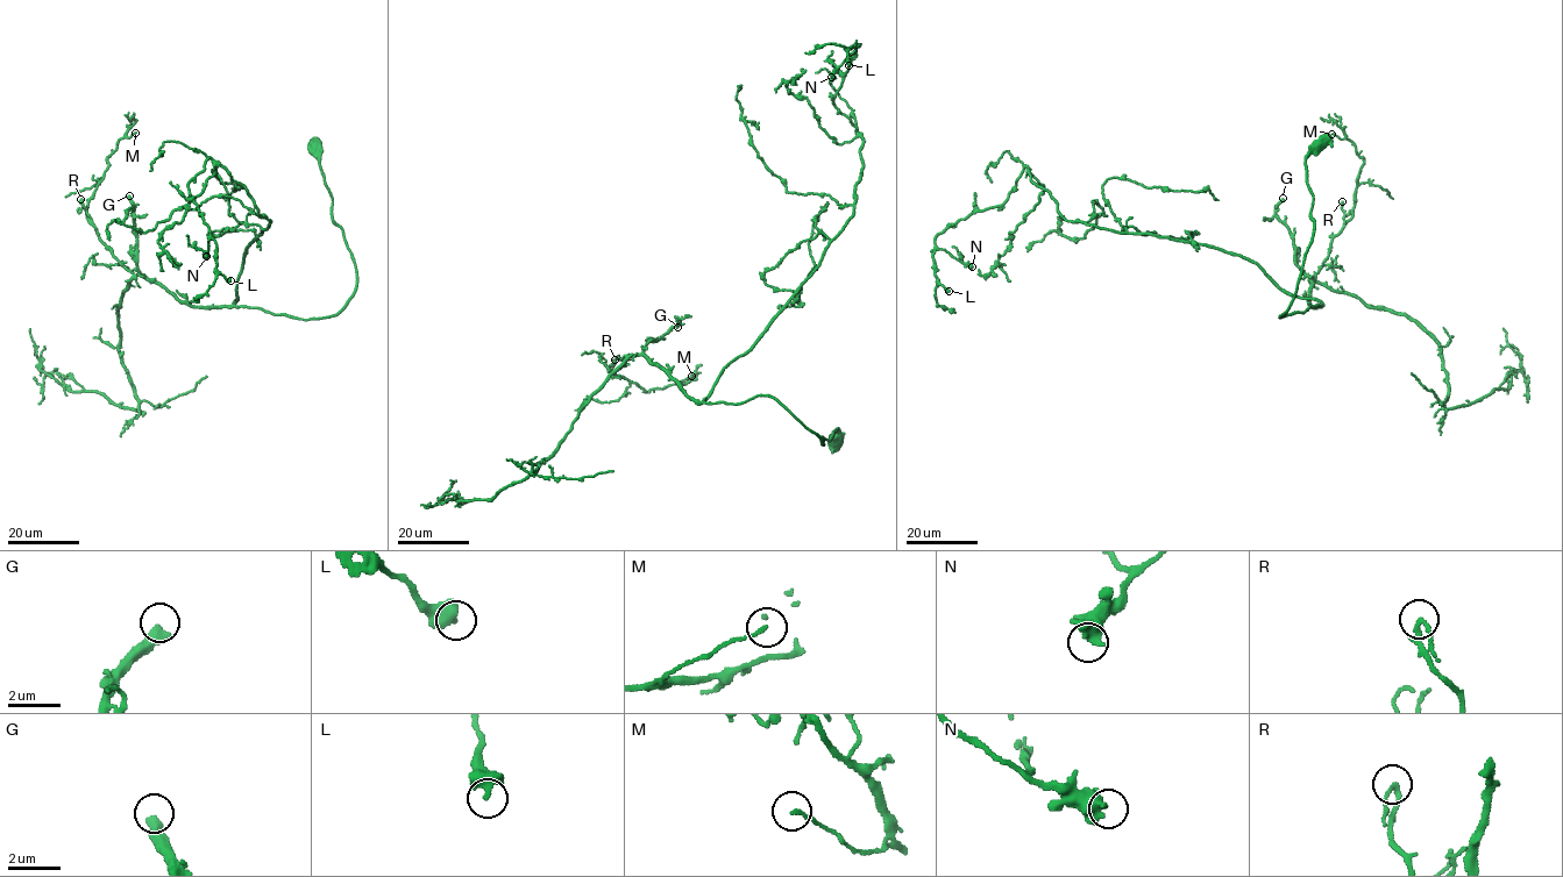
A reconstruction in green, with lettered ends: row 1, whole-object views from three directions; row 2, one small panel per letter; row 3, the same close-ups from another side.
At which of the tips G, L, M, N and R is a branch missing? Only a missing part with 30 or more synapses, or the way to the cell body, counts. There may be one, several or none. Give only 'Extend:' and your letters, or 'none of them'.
Extend: G

